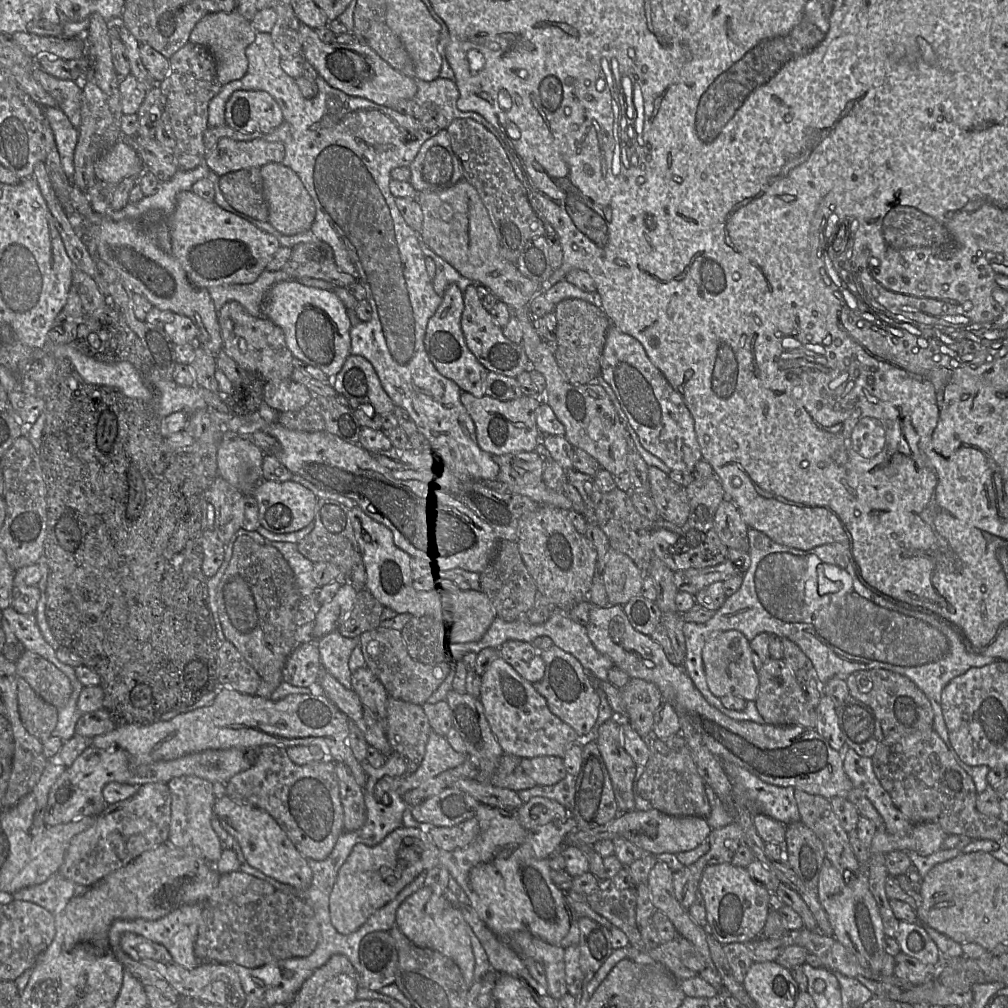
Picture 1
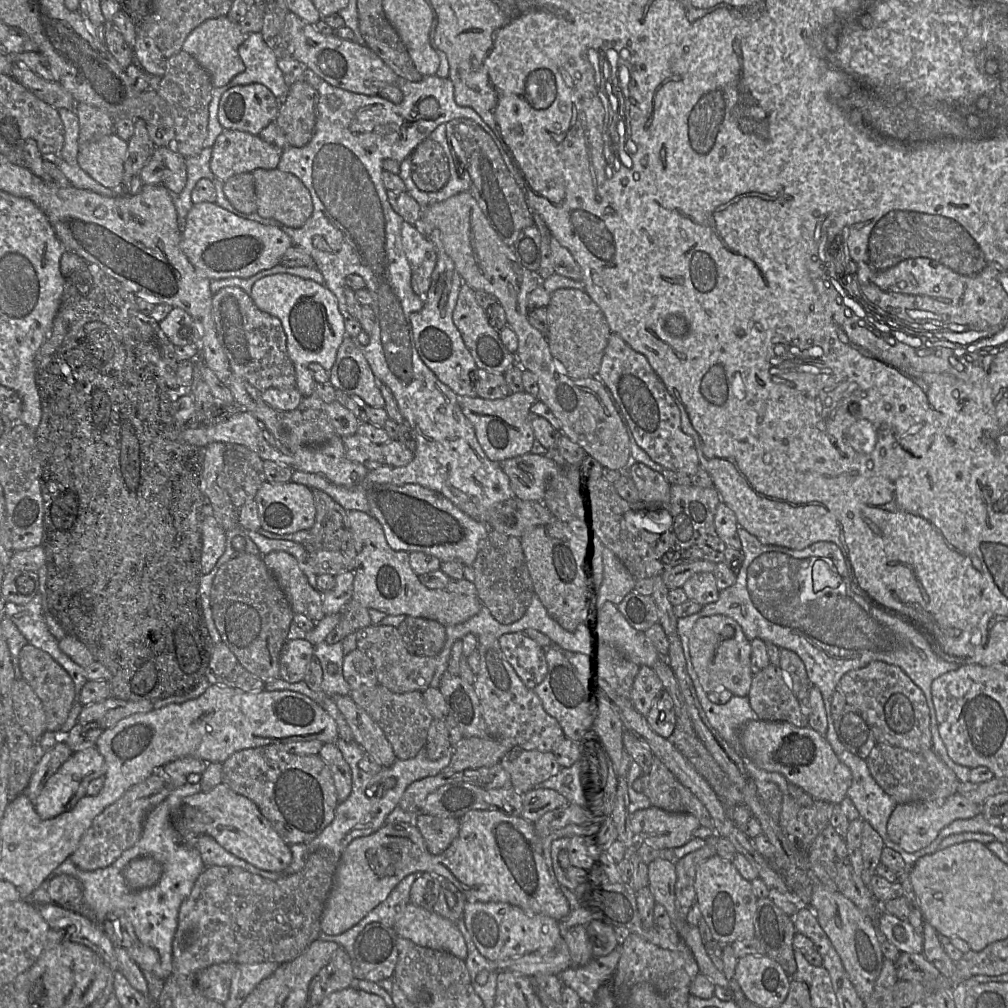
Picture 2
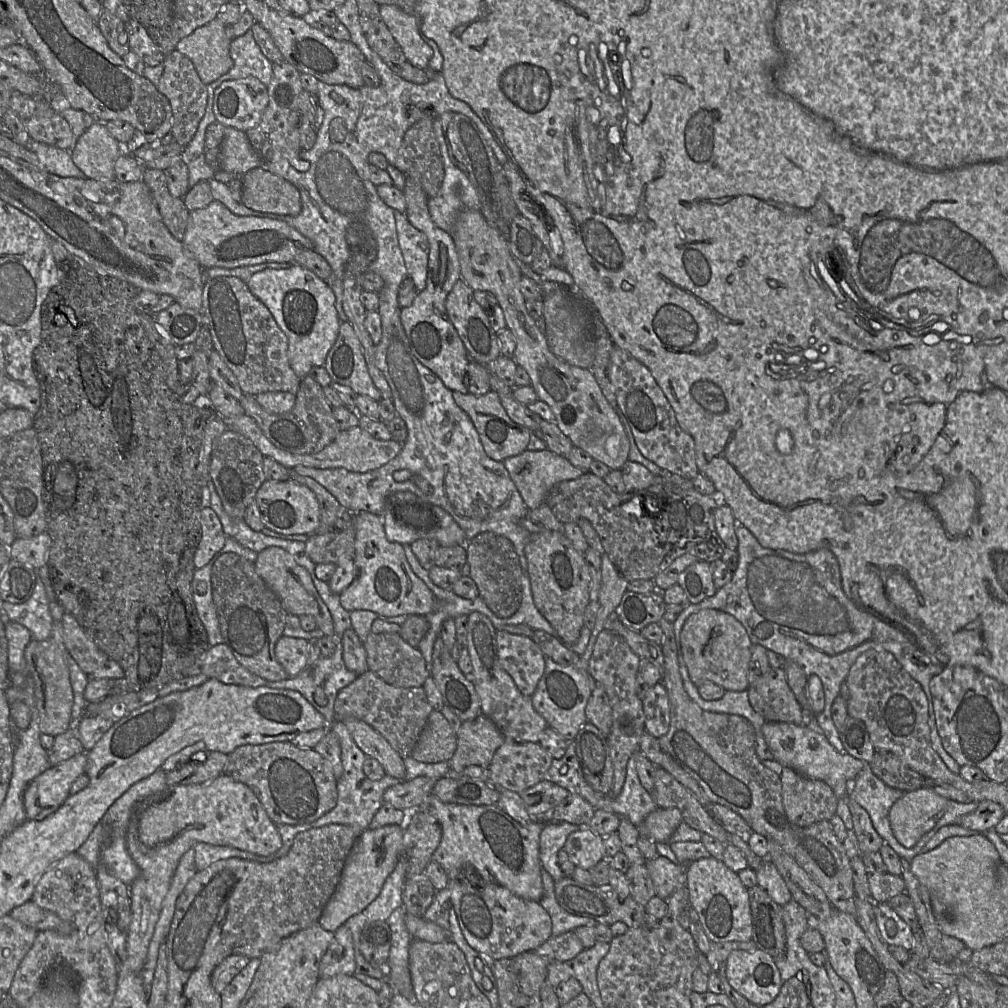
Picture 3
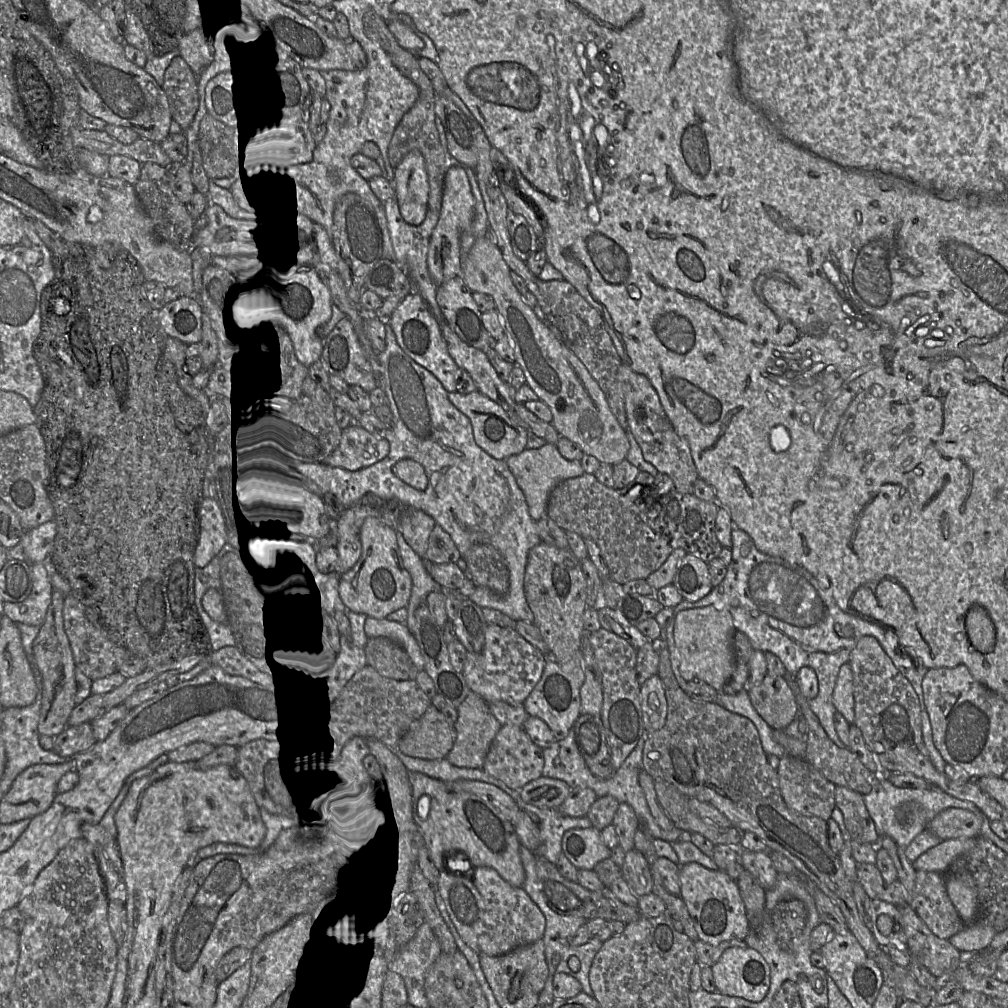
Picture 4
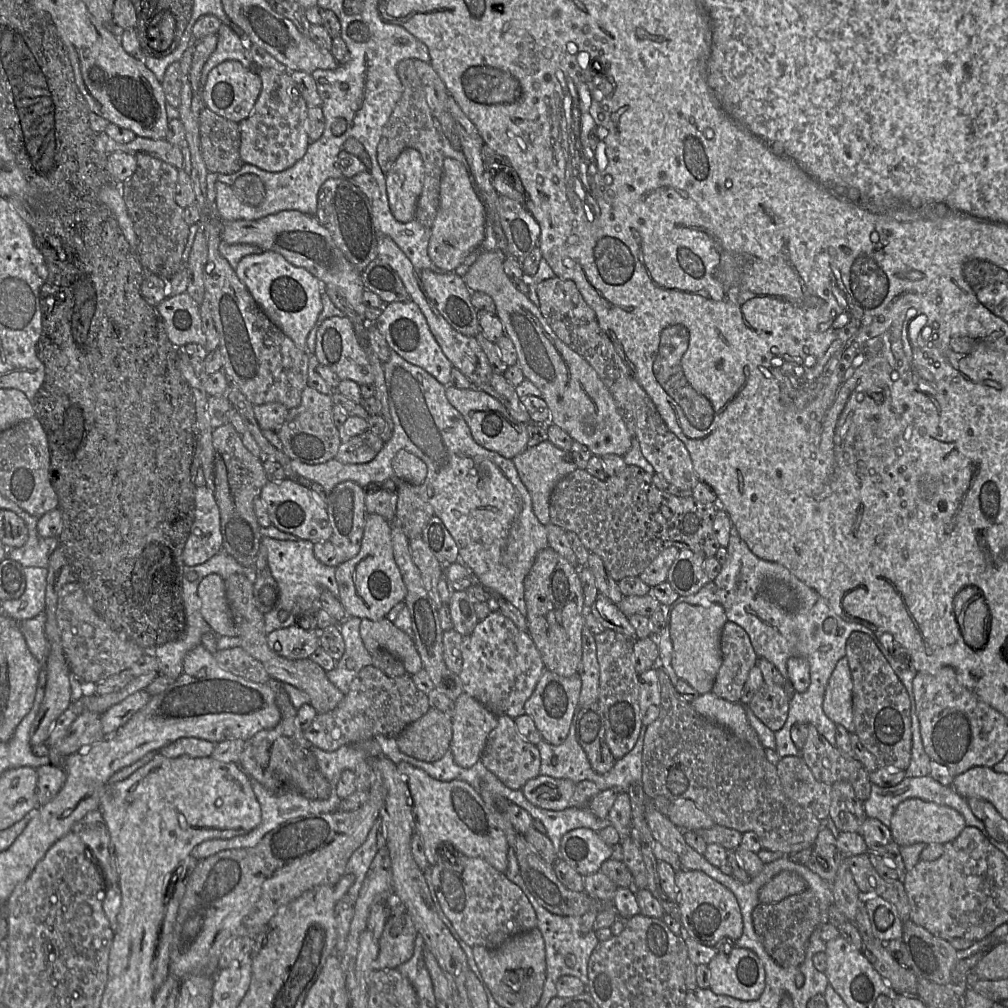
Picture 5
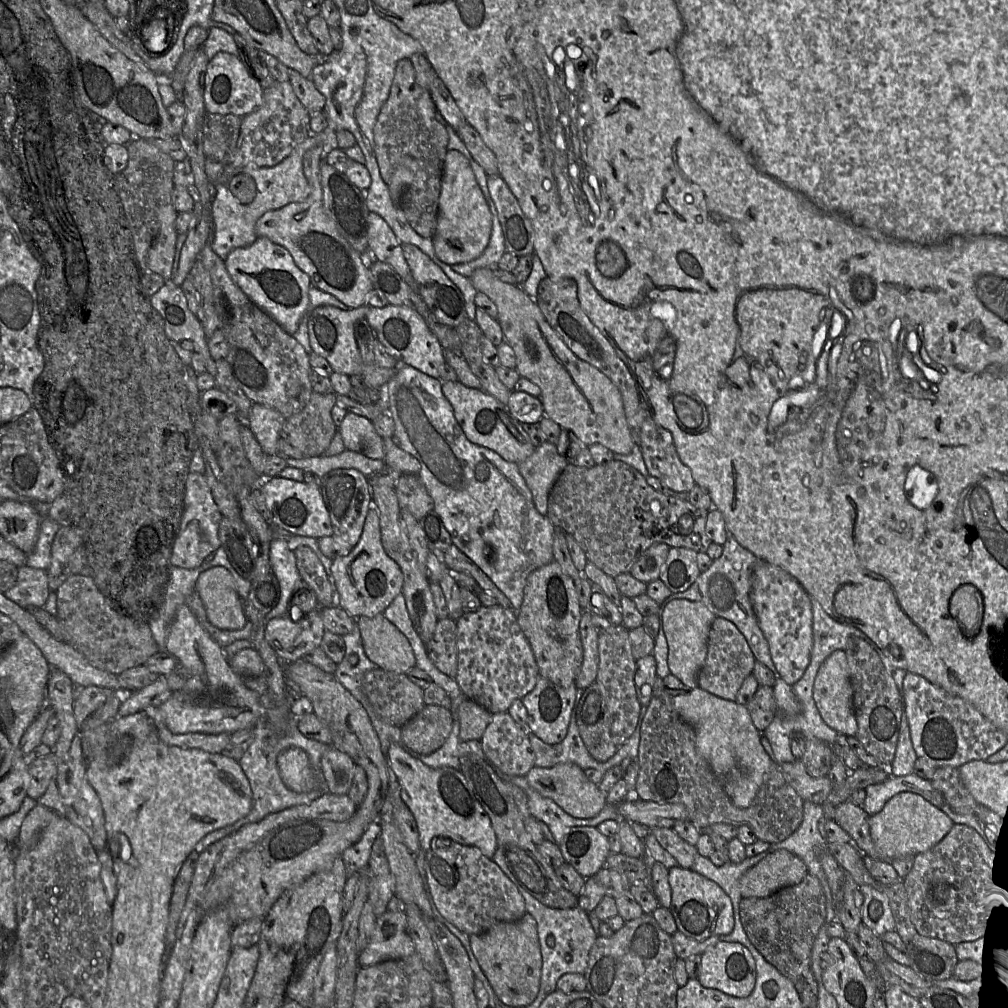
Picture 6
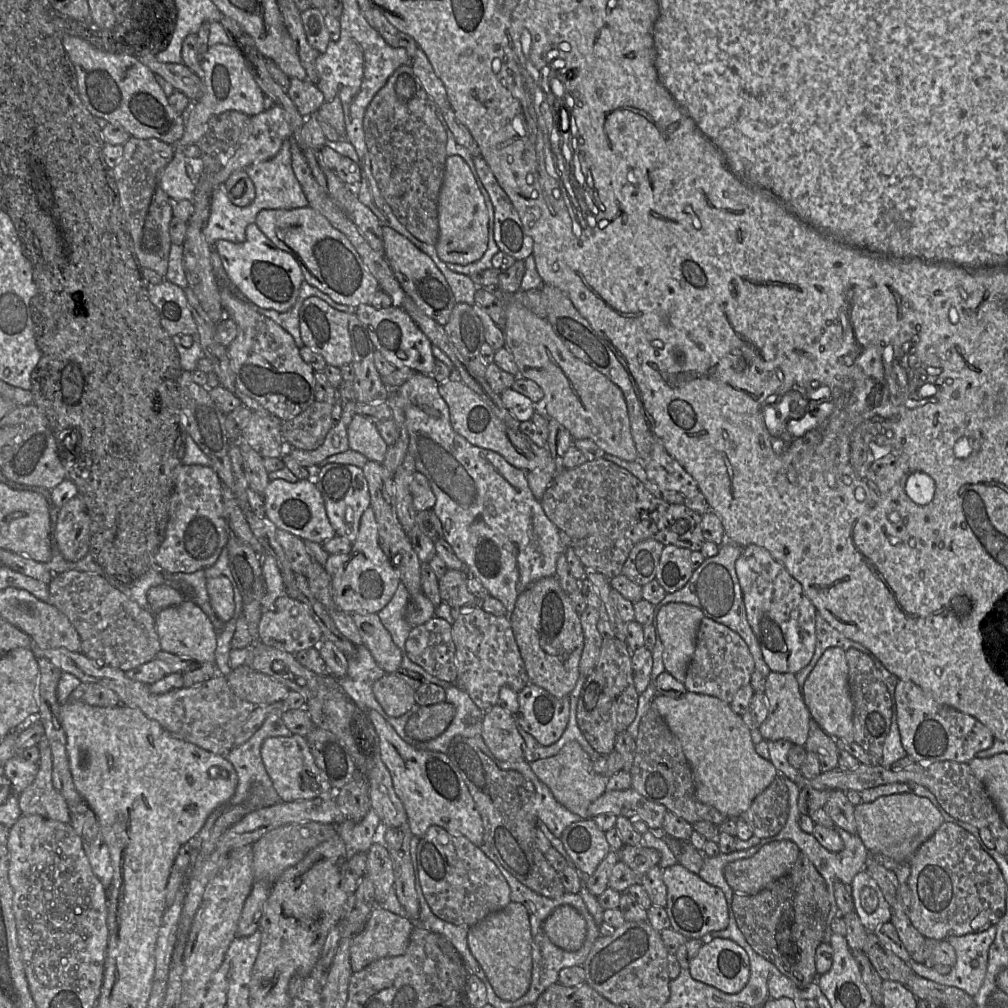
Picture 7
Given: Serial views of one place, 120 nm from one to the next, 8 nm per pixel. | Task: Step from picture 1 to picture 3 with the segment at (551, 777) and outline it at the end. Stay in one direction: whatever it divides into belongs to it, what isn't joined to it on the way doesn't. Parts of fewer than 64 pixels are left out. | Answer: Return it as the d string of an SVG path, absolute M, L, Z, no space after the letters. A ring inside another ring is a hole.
M505 740L488 765L491 785L522 793L543 780L552 760L539 743Z

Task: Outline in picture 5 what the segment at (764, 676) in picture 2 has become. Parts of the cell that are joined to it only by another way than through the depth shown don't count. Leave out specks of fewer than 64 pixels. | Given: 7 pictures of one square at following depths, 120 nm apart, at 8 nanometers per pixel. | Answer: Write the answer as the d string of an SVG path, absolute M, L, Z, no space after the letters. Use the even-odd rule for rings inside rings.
M763 683L748 707L765 726L776 732L786 722L790 699L782 686Z

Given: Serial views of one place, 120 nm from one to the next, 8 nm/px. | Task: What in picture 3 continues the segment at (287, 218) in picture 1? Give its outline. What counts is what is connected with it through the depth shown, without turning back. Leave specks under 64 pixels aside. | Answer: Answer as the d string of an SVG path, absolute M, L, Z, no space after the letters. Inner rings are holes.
M262 168L242 176L241 203L263 213L296 216L302 210L299 190L287 180Z

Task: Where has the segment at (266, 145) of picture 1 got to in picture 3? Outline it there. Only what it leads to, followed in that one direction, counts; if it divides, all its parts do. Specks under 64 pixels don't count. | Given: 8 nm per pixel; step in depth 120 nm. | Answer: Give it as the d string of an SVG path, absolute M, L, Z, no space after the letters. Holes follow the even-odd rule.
M226 128L220 150L219 169L242 177L255 168L261 168L265 162L252 148L246 133Z

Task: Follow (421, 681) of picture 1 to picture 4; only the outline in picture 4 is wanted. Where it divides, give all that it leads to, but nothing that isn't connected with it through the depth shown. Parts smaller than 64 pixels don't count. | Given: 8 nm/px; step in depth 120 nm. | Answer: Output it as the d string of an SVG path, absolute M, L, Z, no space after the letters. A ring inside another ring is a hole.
M385 637L368 638L365 646L368 666L379 674L394 680L415 680L419 670L407 652Z

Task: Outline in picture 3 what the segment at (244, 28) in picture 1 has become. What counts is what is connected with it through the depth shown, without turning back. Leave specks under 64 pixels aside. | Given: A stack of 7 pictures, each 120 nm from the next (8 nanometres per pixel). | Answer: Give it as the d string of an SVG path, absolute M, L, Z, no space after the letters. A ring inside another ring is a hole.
M214 19L177 44L176 50L194 63L206 85L219 79L233 67L234 62L230 55L232 40L227 36L226 27Z

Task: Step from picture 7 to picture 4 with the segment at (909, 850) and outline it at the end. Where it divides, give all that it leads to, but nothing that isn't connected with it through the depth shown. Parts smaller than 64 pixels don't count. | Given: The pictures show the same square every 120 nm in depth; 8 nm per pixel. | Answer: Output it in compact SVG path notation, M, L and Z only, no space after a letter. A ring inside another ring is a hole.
M947 808L938 813L927 825L938 838L943 840L956 838L976 838L980 835L983 814L966 809Z

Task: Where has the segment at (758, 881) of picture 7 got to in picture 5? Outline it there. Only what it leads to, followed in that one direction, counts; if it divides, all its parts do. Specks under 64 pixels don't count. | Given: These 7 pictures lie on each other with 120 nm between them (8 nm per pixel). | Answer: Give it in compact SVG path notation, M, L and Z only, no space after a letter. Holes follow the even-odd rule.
M784 870L762 886L758 899L763 904L776 903L791 895L801 893L807 888L807 882L802 876L796 872Z

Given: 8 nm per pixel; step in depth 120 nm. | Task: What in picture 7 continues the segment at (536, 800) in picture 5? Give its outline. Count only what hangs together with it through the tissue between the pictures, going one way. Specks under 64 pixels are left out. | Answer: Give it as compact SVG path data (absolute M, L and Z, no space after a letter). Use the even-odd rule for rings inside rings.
M576 741L566 743L550 758L531 762L530 766L535 775L547 785L555 799L583 819L589 818L588 808L591 803L607 791L607 776L594 772L593 761Z

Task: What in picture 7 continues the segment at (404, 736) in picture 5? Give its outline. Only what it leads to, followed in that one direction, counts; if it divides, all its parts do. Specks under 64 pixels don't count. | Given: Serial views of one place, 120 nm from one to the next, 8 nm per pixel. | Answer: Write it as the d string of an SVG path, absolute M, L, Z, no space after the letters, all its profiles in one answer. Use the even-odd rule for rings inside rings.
M447 701L414 708L405 726L406 734L418 741L428 741L440 736L452 722L455 708Z

